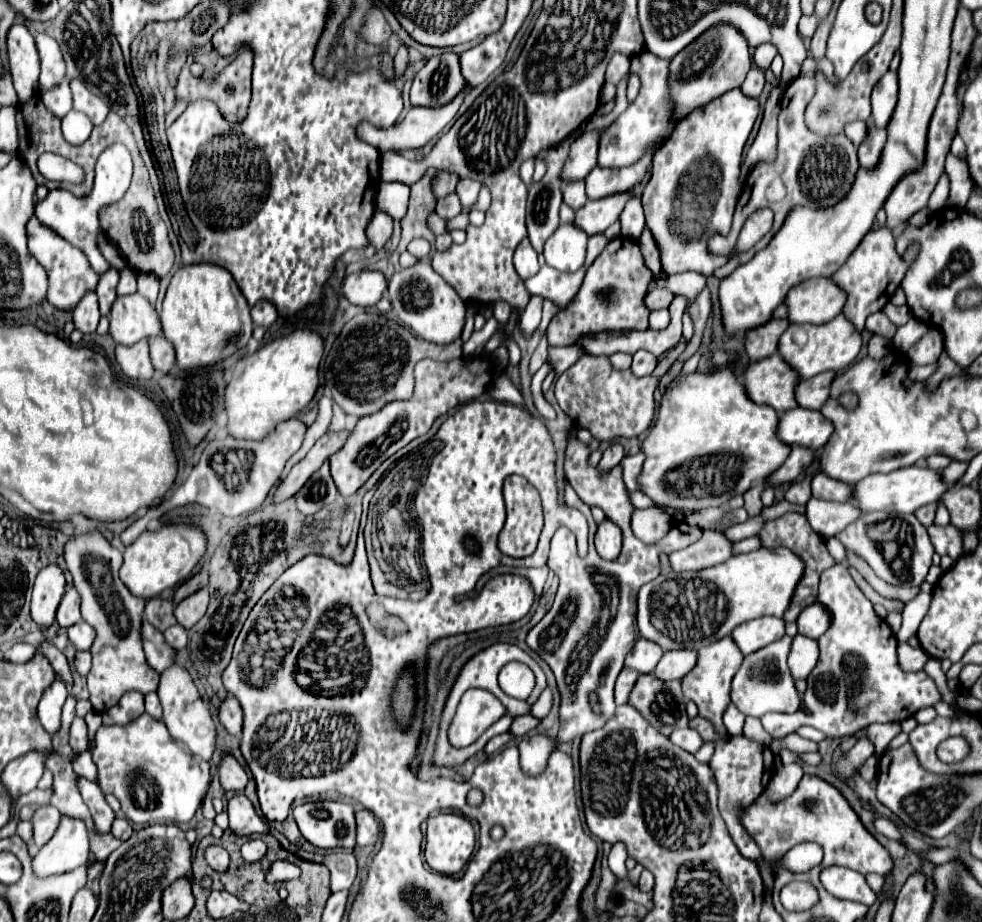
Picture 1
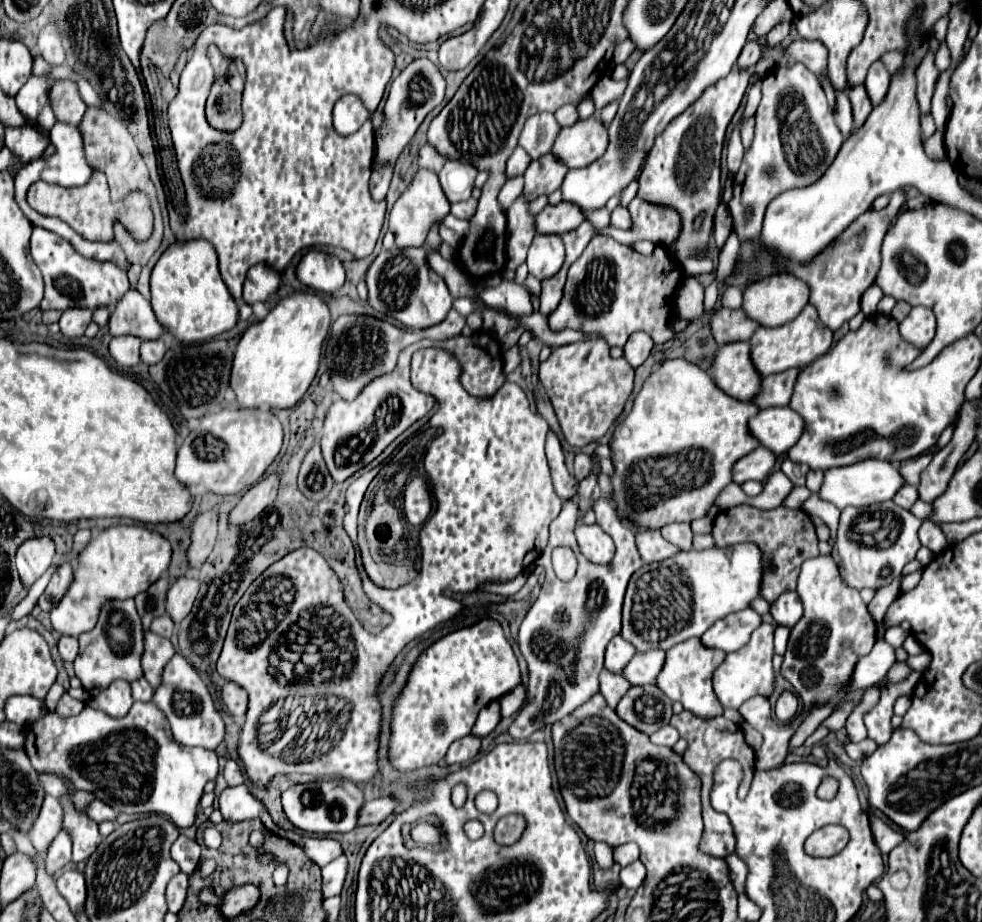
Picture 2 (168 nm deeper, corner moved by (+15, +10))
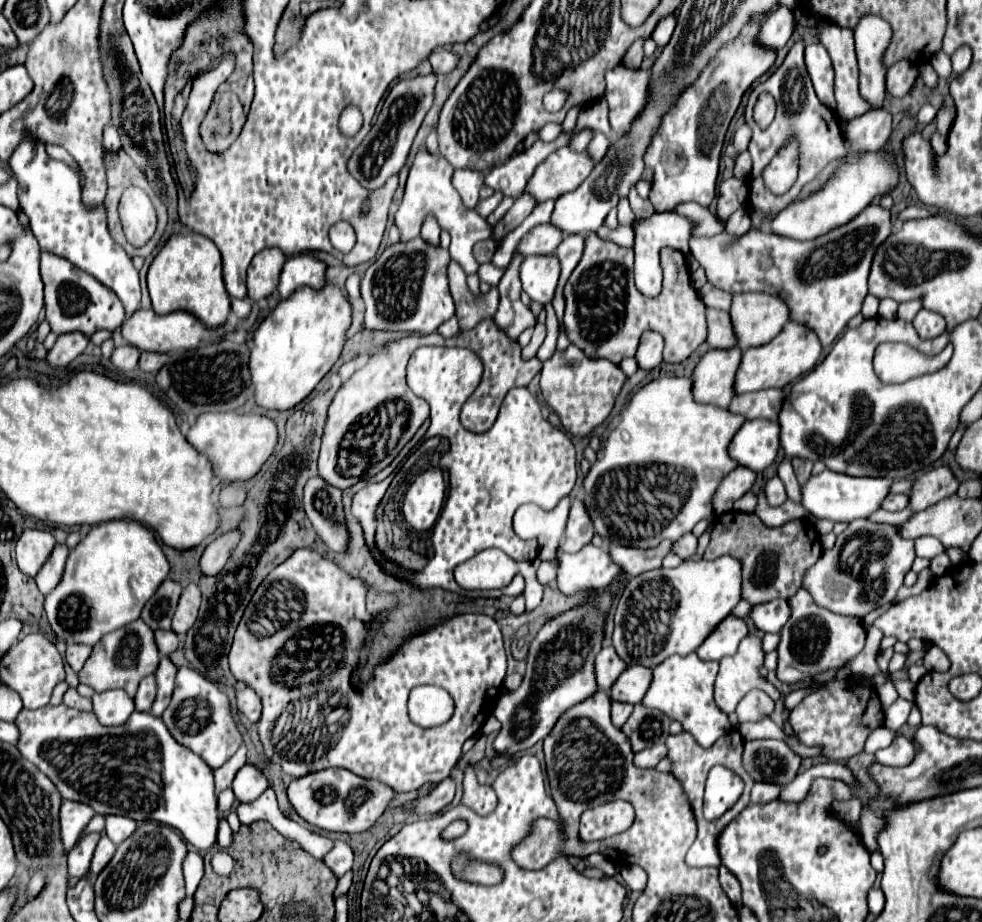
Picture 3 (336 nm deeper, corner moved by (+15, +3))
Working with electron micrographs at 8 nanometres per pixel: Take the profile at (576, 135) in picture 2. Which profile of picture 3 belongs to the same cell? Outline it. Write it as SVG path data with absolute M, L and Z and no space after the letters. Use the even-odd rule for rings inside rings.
M567 146L559 148L551 156L547 156L539 166L537 172L533 172L525 192L533 196L537 204L559 198L567 192L573 192L593 170L593 162L583 154L571 152Z

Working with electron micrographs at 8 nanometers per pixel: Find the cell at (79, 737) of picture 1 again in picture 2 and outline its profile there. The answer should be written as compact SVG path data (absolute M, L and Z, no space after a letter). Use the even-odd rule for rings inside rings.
M67 693L61 697L59 705L57 705L57 715L59 717L71 717L71 715L77 715L81 713L85 707L83 701L77 701L77 699L71 699Z

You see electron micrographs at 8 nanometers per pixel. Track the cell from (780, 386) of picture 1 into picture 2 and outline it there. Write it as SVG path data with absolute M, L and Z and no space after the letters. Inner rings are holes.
M747 341L729 343L715 353L715 383L731 397L753 401L761 389L761 375L751 361L751 345Z

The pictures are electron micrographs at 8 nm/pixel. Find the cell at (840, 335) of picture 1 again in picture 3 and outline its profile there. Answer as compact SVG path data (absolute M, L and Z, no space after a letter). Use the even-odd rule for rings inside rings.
M787 322L785 328L769 344L749 348L743 352L743 360L735 376L735 394L757 392L767 388L783 388L795 378L807 374L819 360L819 354L821 354L821 344L815 332L809 332L807 326Z

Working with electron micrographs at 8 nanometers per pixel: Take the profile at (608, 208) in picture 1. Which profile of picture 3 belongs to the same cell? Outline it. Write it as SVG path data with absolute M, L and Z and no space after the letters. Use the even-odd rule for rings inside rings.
M541 224L529 230L517 244L517 256L531 256L531 254L553 254L555 248L561 244L563 234L553 224Z

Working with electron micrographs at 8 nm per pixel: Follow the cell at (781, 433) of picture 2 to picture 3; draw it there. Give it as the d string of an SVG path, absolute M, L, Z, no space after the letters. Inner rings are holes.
M747 420L729 444L729 456L753 472L773 464L779 450L779 424L769 420Z

